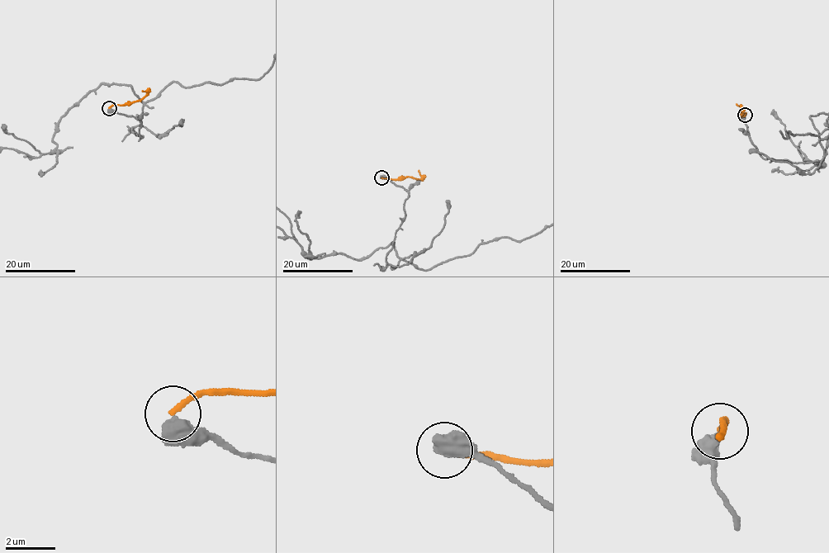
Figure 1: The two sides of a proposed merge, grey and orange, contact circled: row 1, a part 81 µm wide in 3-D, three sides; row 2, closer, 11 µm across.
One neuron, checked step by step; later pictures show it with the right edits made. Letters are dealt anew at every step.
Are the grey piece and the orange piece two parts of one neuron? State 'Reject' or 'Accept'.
Reject

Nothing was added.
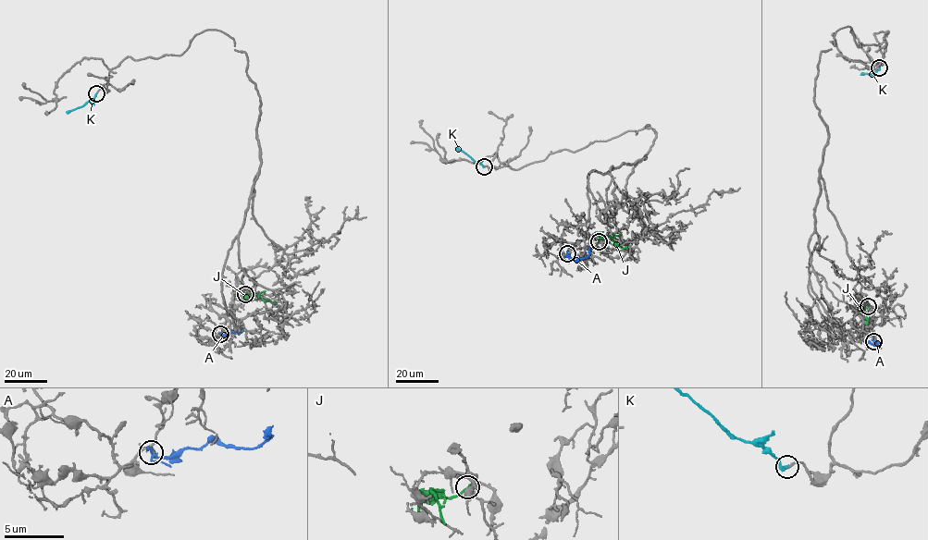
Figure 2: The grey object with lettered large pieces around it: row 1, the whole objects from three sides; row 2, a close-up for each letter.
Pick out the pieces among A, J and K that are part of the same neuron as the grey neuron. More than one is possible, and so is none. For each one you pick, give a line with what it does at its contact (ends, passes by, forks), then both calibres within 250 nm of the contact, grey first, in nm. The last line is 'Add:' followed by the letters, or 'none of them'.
K: It ends there. Thickness 170 nm (grey) against 220 nm
Add: K

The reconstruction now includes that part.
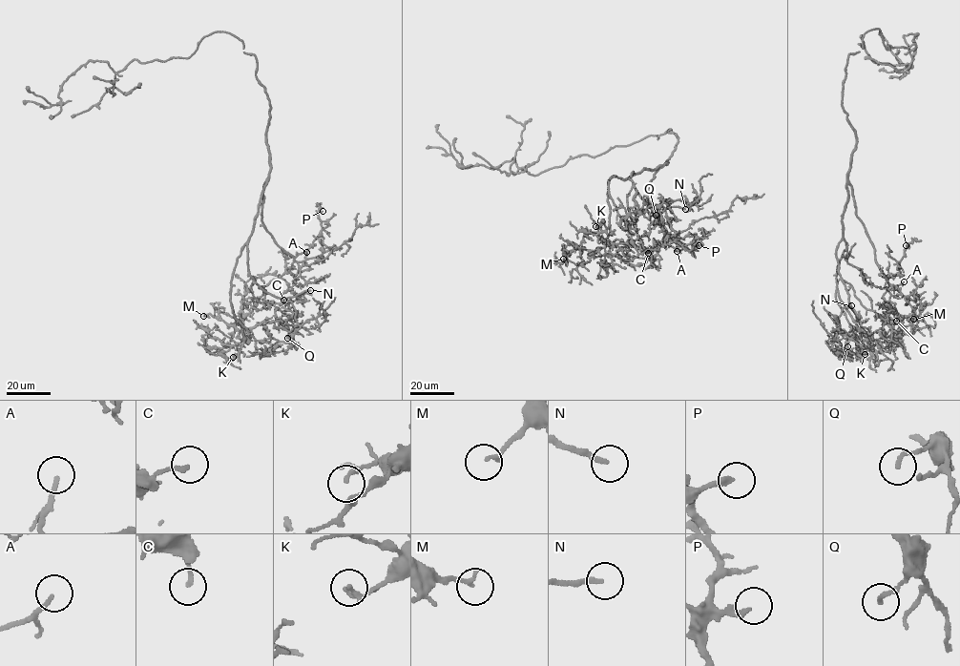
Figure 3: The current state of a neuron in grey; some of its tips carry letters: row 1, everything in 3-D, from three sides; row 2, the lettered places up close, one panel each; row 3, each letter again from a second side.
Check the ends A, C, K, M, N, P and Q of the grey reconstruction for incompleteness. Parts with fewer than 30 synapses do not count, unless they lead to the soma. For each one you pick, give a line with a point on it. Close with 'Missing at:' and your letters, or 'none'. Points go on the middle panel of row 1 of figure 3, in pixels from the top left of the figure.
A: Place: (677, 251)
N: Place: (685, 209)
P: Place: (699, 245)
Missing at: A, N, P

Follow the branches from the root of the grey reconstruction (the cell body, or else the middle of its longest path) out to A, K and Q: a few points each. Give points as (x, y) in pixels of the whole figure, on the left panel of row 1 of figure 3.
A: (269, 100), (266, 144), (270, 171), (263, 187), (261, 222), (275, 242), (293, 260), (302, 261), (306, 252)
K: (269, 100), (268, 179), (253, 231), (237, 259), (231, 280), (230, 301), (243, 342), (233, 357)
Q: (269, 100), (270, 171), (247, 243), (247, 265), (253, 281), (282, 300), (292, 313), (284, 328), (287, 338)

